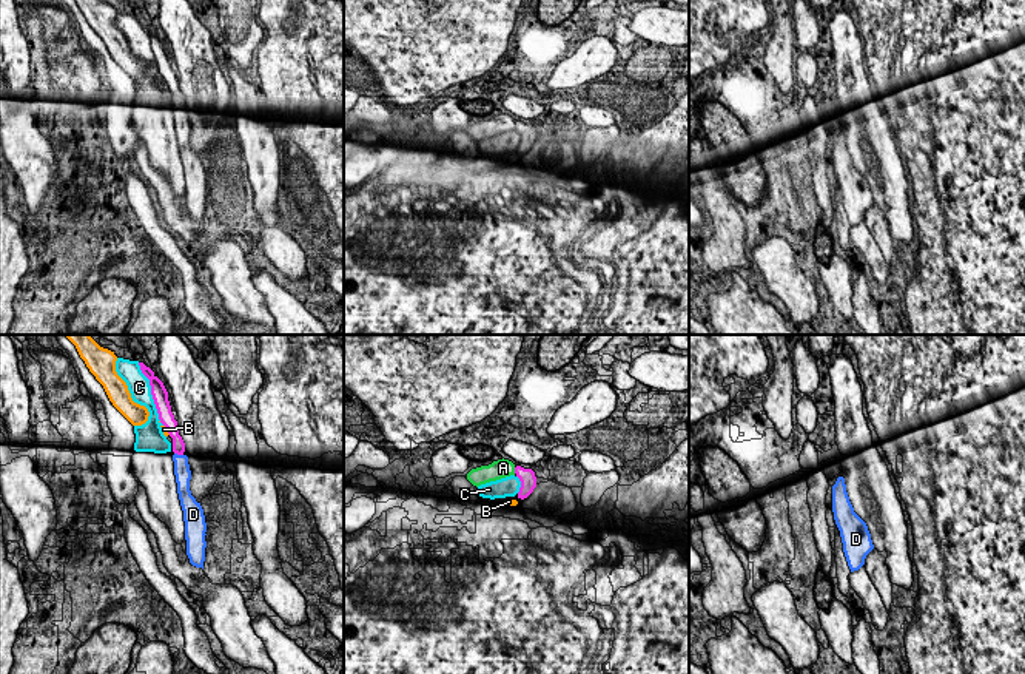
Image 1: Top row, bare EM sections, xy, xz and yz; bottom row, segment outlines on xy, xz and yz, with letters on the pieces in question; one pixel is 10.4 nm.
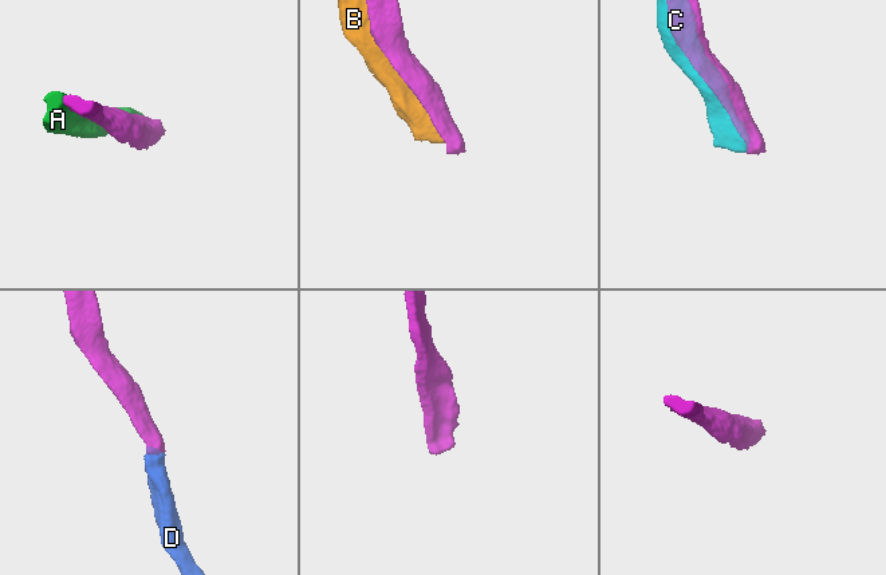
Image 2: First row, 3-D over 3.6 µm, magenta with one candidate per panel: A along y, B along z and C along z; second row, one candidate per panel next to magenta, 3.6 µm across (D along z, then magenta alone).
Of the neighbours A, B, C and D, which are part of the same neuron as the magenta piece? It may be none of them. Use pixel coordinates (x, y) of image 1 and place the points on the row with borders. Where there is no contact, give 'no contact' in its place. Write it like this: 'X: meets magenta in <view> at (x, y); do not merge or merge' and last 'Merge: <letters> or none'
A: meets magenta in xz at (515, 471); do not merge
B: meets magenta in xy at (167, 429); do not merge
C: meets magenta in xy at (151, 394); do not merge
D: meets magenta in xy at (179, 454); merge
Merge: D

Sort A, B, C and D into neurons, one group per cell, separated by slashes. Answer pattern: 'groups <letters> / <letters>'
groups A / B / C / D

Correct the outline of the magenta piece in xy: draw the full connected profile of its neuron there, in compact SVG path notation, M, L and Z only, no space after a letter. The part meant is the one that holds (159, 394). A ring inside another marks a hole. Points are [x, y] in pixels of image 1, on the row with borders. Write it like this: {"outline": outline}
{"outline": "M139 362L139 366L142 373L150 379L151 395L159 413L159 420L166 427L170 436L173 438L174 475L176 475L180 506L183 511L187 555L193 566L203 569L205 548L207 548L205 541L207 523L200 503L196 501L196 498L191 495L190 490L191 470L188 464L188 457L183 453L185 443L179 435L177 421L174 420L174 415L171 412L168 392L163 382L143 362Z"}

